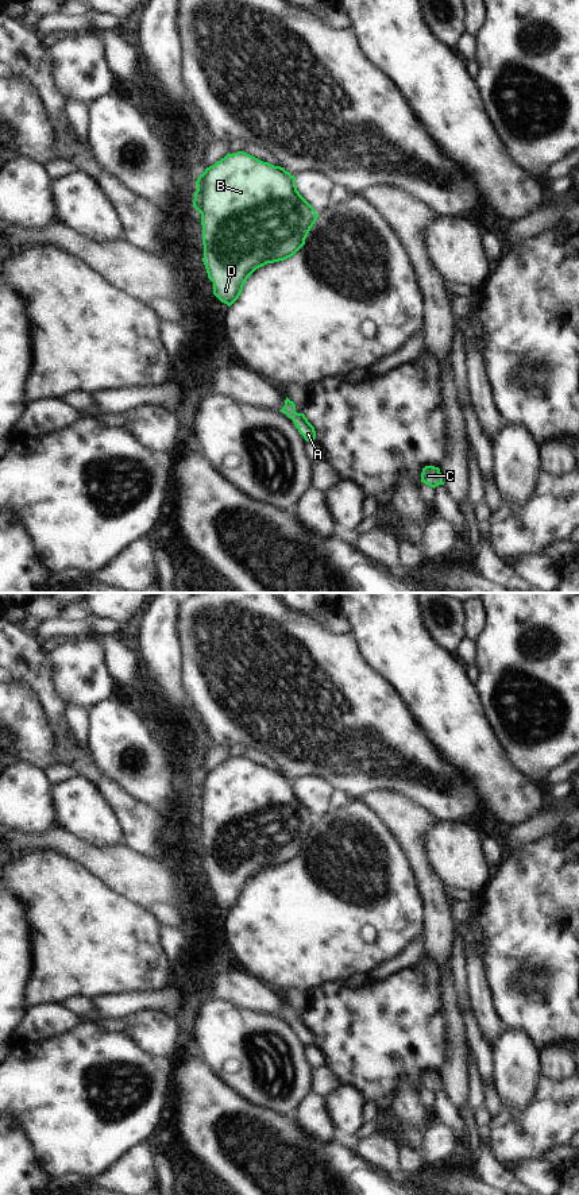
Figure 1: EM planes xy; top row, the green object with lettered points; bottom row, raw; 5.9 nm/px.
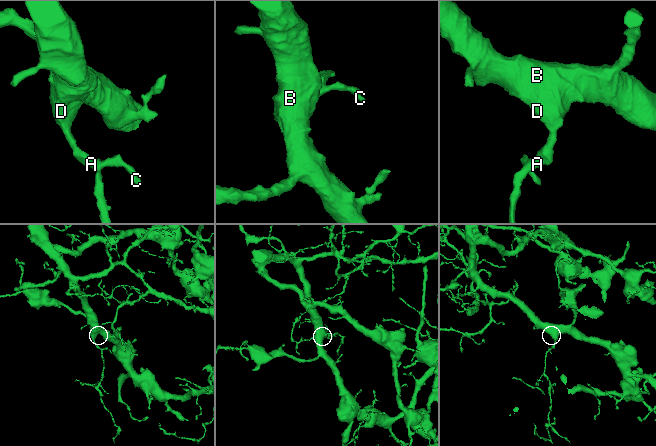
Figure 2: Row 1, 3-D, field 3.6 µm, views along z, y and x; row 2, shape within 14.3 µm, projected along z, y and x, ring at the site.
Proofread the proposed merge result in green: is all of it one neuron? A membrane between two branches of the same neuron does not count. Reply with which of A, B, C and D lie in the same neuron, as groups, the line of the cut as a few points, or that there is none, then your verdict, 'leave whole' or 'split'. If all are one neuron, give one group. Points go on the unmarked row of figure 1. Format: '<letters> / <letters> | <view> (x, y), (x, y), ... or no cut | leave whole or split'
A B C D | no cut | leave whole

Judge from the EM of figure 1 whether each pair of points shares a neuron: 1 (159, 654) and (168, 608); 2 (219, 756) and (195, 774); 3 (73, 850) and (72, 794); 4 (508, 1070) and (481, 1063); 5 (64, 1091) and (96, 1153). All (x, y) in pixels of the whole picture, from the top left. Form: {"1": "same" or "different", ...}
{"1": "same", "2": "same", "3": "different", "4": "different", "5": "same"}

